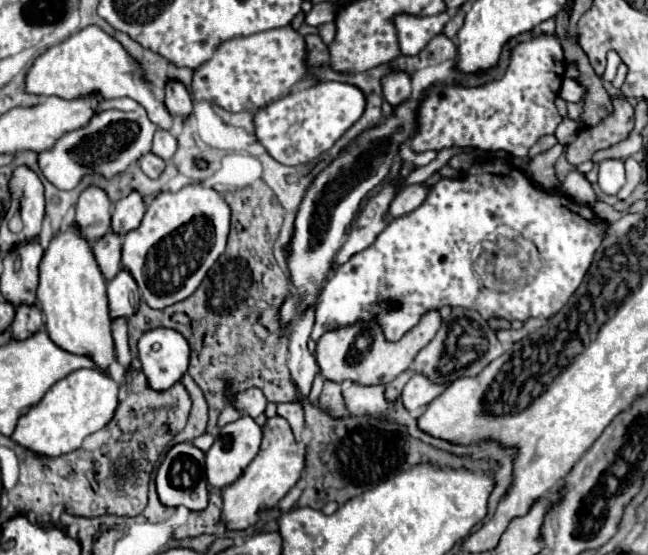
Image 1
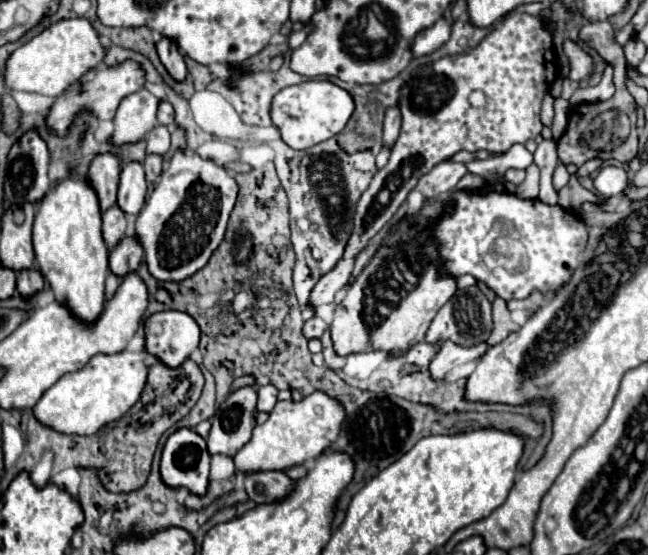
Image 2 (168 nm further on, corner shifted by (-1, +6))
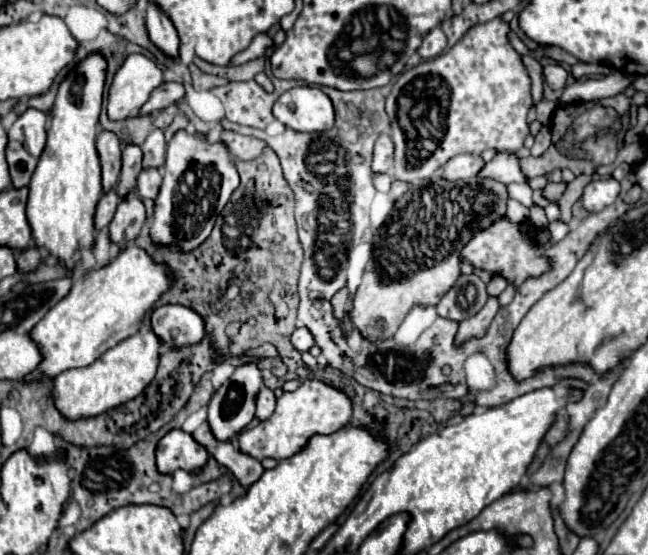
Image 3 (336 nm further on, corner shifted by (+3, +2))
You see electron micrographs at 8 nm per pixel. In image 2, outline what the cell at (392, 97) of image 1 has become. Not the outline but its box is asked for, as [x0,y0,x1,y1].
[384,105,402,147]

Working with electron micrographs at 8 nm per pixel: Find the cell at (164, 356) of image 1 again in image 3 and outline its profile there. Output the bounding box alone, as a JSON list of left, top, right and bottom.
[152,305,206,347]

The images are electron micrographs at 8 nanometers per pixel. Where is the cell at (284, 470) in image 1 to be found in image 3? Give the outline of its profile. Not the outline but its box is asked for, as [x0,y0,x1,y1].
[238,379,352,461]

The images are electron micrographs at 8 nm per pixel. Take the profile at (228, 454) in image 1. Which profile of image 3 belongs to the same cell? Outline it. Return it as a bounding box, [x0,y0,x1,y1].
[208,363,262,441]

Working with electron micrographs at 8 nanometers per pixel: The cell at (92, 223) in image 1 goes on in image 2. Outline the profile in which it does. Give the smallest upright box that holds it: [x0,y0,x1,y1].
[88,153,120,213]

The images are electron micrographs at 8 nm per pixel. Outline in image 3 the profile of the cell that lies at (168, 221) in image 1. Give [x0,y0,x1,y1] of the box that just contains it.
[150,129,240,251]

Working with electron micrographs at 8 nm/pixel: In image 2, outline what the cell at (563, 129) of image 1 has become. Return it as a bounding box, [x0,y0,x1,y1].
[542,95,554,127]

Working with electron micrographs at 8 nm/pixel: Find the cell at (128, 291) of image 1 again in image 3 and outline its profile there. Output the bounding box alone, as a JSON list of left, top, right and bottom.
[108,191,146,249]

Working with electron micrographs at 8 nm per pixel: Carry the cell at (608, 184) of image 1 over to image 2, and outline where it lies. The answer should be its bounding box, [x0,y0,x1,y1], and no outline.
[594,165,628,197]

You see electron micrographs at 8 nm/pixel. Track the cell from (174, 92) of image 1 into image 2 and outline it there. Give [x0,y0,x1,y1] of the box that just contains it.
[156,39,188,81]

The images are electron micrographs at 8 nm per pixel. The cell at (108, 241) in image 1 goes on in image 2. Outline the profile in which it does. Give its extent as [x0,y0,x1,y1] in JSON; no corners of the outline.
[102,205,126,249]

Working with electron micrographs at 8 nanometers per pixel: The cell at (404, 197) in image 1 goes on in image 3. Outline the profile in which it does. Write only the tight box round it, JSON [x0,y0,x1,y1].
[444,153,486,181]

